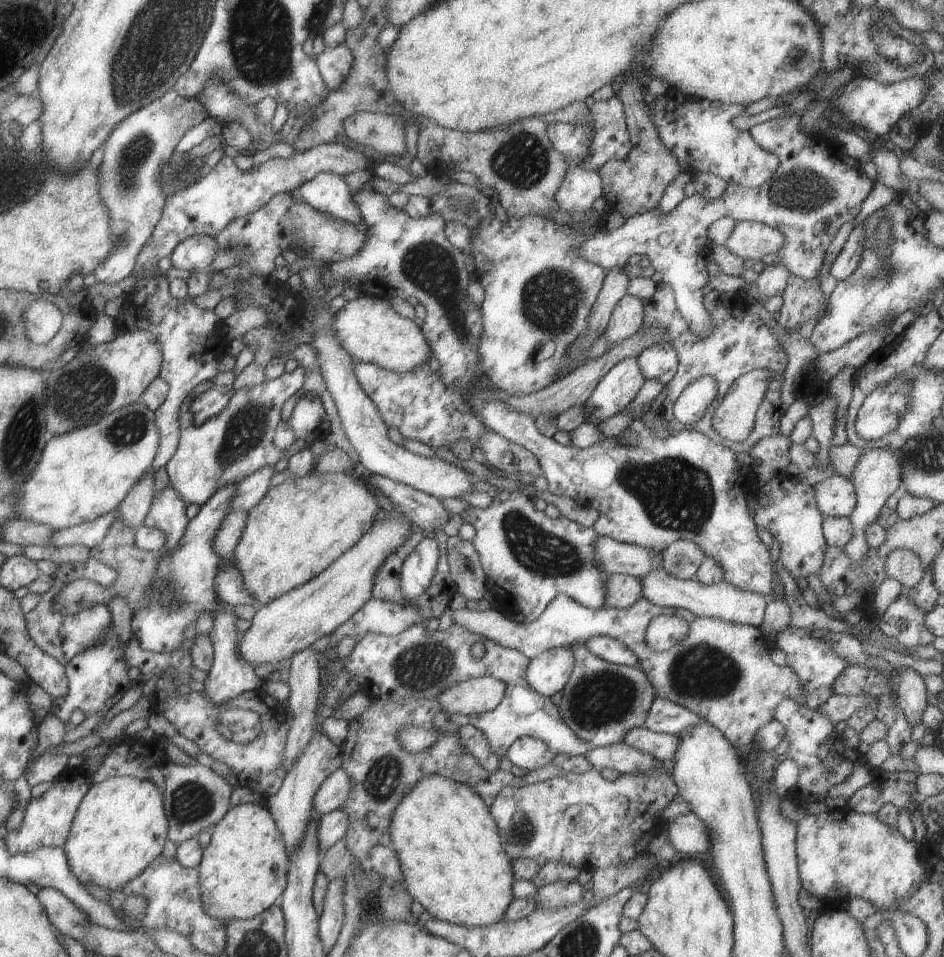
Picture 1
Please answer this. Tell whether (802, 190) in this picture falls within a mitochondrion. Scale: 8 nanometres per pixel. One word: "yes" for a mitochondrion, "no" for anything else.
yes

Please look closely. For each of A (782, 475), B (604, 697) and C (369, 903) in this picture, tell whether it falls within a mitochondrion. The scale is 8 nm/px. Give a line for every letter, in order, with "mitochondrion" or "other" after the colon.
A: other
B: mitochondrion
C: mitochondrion

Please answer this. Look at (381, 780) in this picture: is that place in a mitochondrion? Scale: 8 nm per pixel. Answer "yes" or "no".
yes

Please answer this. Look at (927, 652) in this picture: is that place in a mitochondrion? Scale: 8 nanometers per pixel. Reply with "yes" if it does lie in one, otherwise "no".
no

